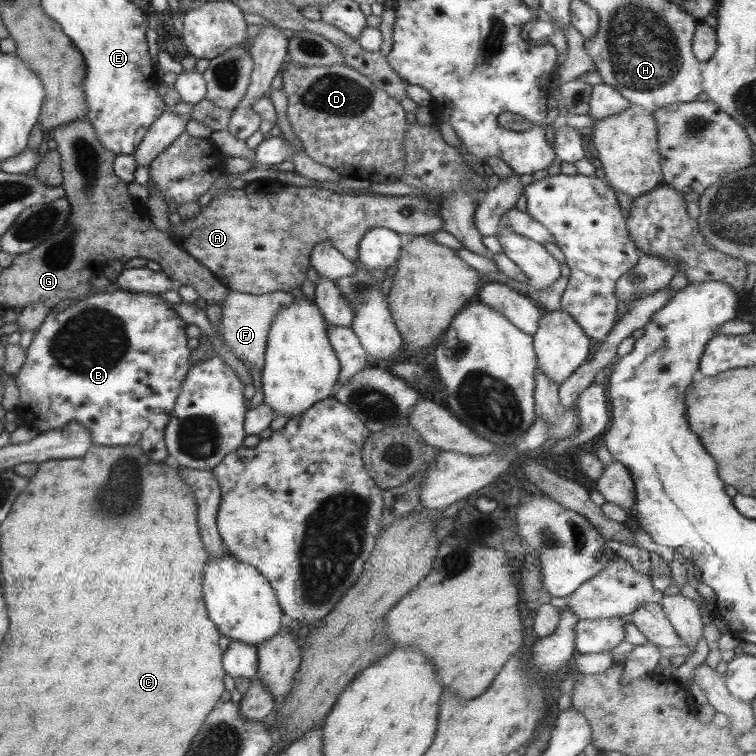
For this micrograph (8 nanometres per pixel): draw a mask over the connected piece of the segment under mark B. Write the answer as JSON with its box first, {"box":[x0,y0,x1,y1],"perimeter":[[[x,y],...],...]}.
{"box":[13,289,191,462],"perimeter":[[[118,289],[112,293],[98,293],[89,296],[89,298],[80,298],[77,302],[69,304],[68,307],[57,313],[49,312],[45,315],[43,322],[36,328],[35,335],[28,347],[25,348],[25,361],[18,372],[14,374],[19,400],[13,408],[14,414],[19,419],[20,424],[35,430],[37,435],[43,434],[47,430],[61,428],[69,422],[75,422],[81,424],[89,432],[91,444],[99,444],[99,446],[137,446],[153,462],[168,461],[164,440],[165,425],[169,422],[169,415],[173,410],[175,398],[181,390],[181,382],[187,374],[190,362],[191,350],[187,347],[188,338],[185,335],[187,325],[171,309],[169,302],[163,301],[157,294],[148,292],[131,293]]]}

